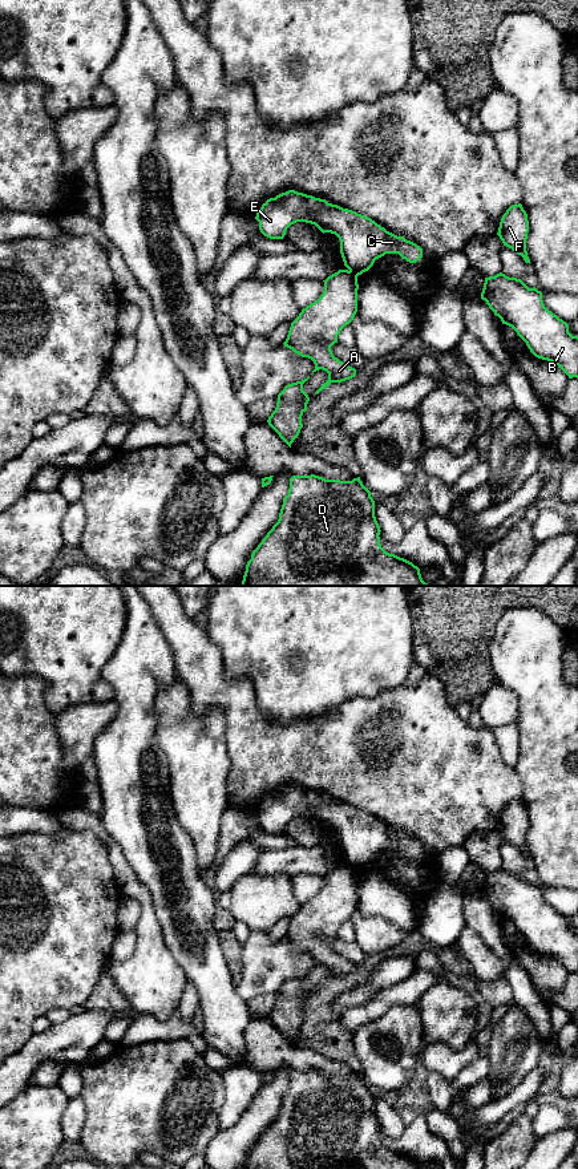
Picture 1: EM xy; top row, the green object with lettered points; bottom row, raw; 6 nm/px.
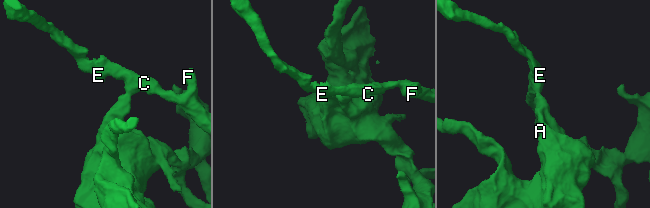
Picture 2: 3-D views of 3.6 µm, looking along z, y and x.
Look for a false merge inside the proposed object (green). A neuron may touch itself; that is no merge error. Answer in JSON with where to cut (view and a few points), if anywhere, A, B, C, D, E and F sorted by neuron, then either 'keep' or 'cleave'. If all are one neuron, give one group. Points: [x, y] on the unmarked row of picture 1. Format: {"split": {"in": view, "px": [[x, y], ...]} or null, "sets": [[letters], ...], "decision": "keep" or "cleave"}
{"split": {"in": "xy", "px": [[350, 865], [356, 872]]}, "sets": [["A", "D"], ["B", "C", "E", "F"]], "decision": "cleave"}

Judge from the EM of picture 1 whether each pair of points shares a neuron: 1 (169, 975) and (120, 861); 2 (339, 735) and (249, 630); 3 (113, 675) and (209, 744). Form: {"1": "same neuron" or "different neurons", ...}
{"1": "same neuron", "2": "different neurons", "3": "different neurons"}

